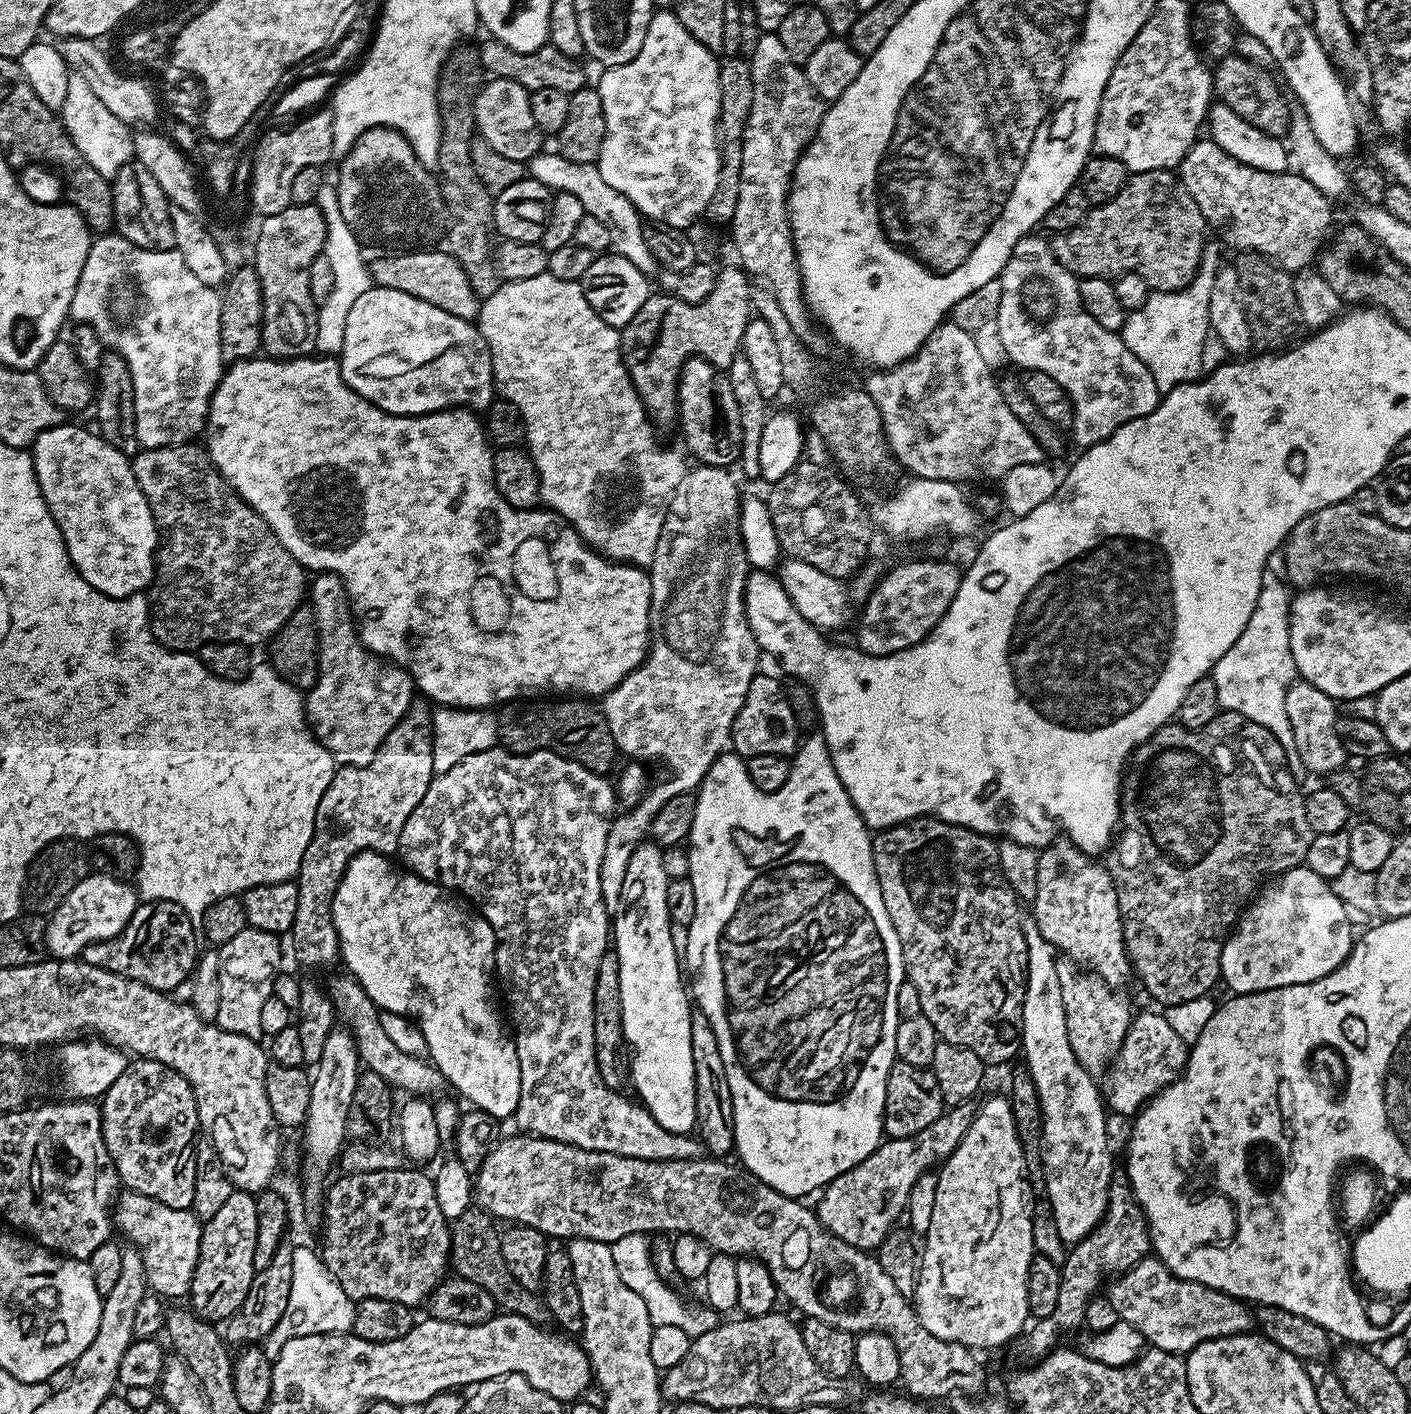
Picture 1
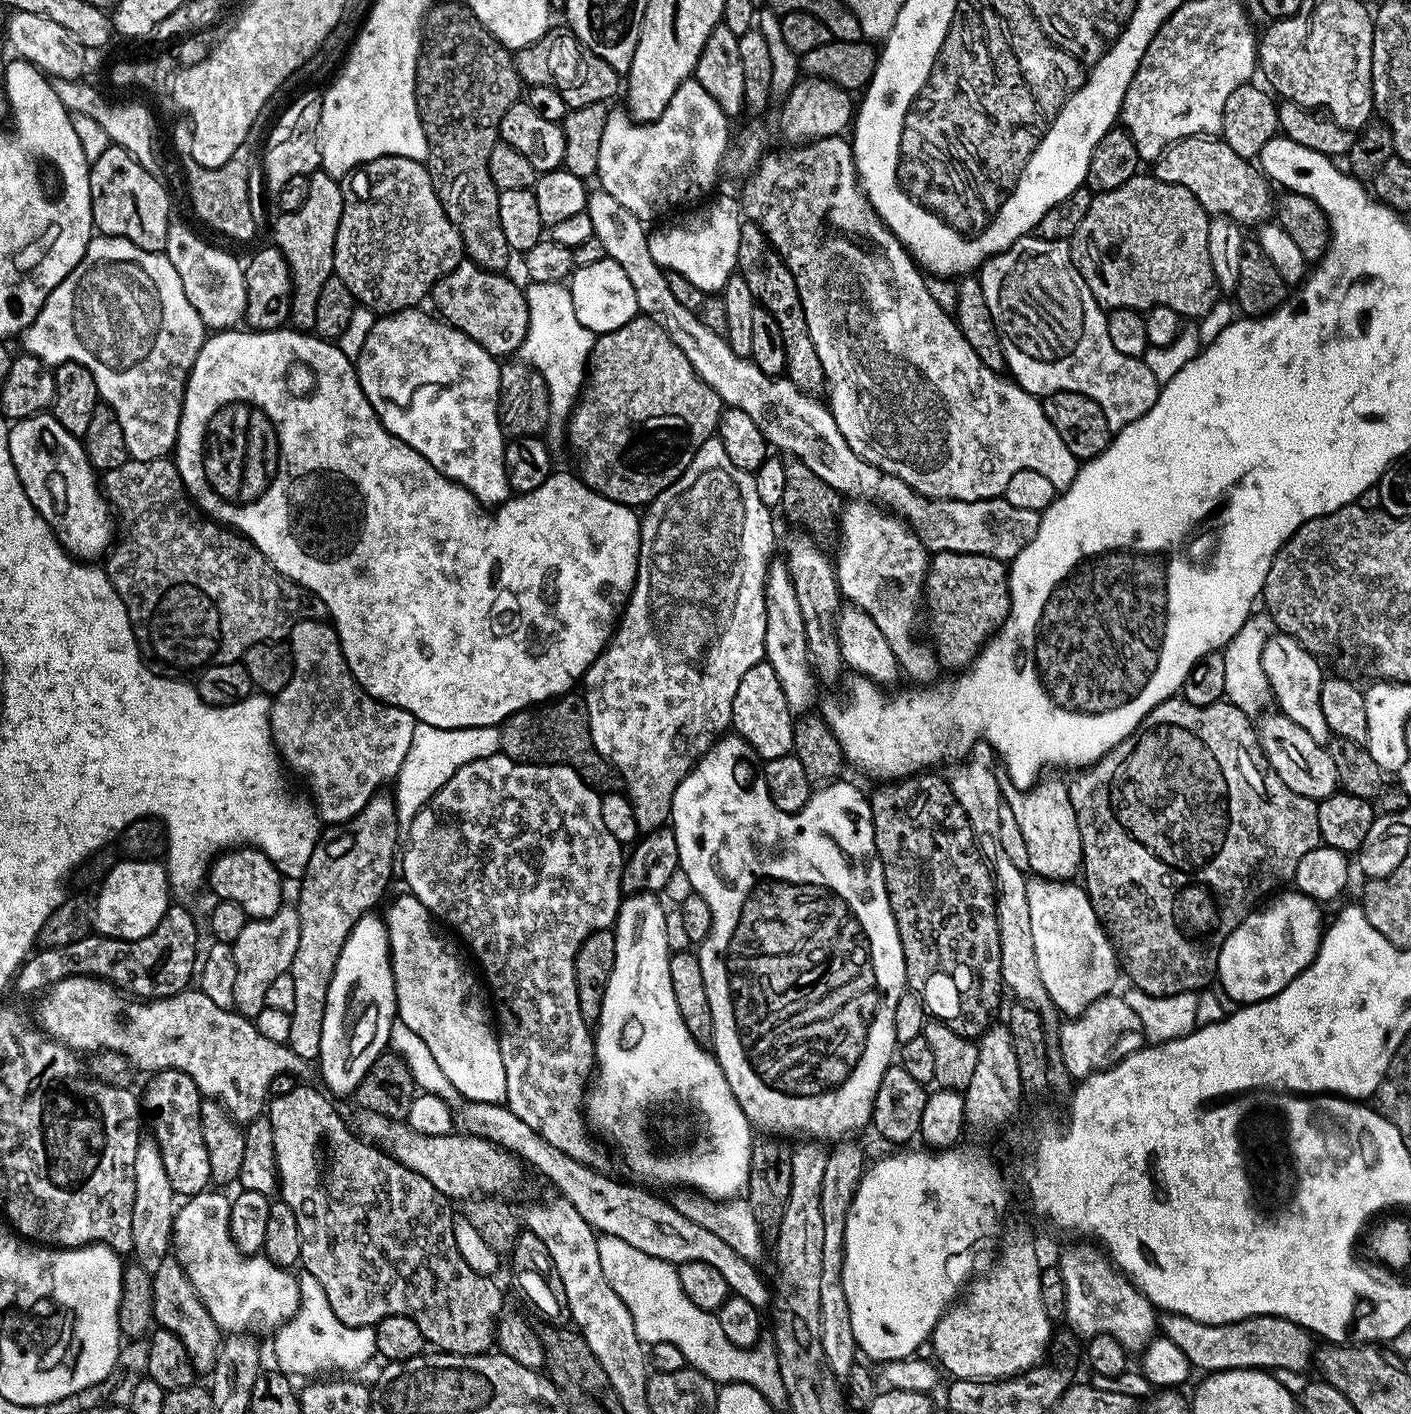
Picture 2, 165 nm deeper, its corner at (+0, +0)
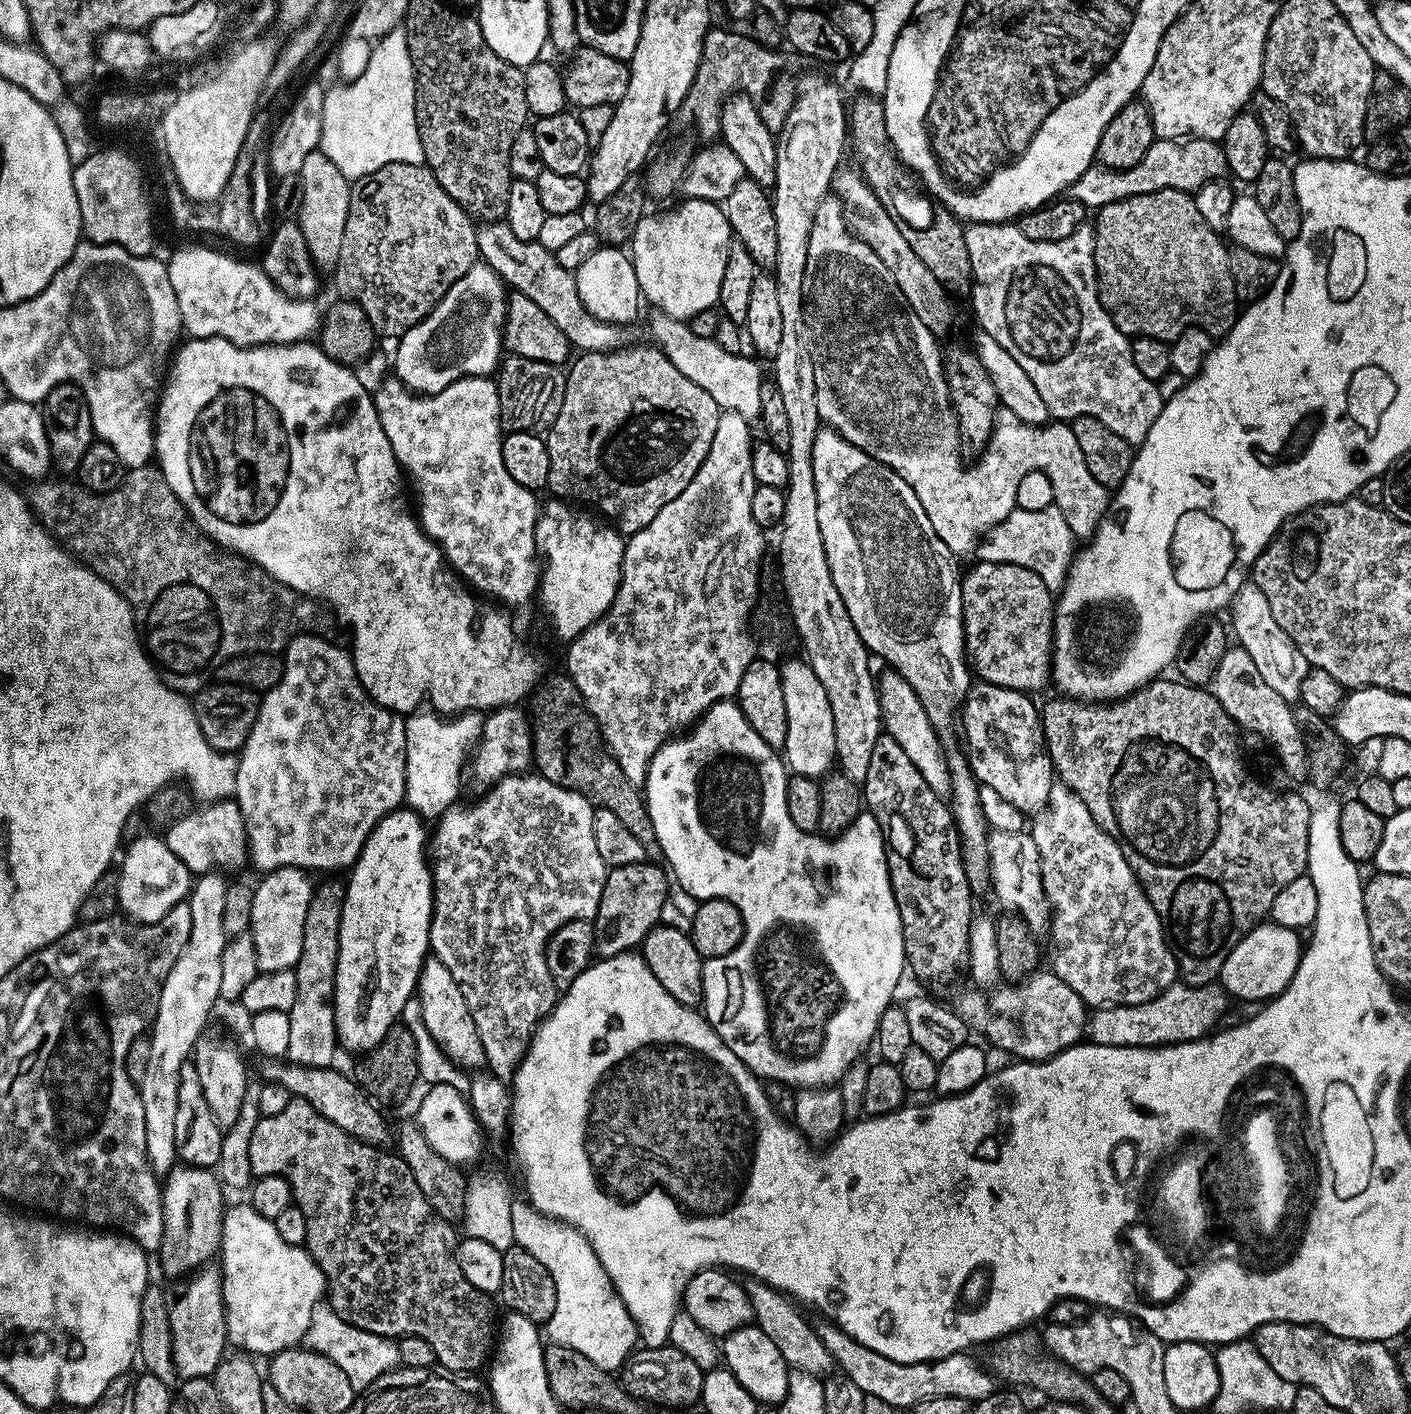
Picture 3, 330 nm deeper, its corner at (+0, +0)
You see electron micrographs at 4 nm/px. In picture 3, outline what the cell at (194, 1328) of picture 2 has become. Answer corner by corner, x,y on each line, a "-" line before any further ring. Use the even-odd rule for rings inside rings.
177,1166
162,1184
164,1198
164,1229
158,1259
160,1268
171,1278
184,1278
203,1268
220,1251
224,1229
225,1189
215,1171
207,1168

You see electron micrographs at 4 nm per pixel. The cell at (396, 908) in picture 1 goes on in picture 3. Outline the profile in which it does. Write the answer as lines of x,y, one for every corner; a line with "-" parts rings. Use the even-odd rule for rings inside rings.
429,958
424,961
420,971
418,999
427,1030
452,1063
464,1070
483,1069
484,1051
482,1042
478,1038
478,1030
474,1026
474,1018
470,1014
470,1006
466,1006
466,998
462,998
462,990
458,990
458,982
454,982
454,974
450,974
450,970
446,970
446,966
440,960

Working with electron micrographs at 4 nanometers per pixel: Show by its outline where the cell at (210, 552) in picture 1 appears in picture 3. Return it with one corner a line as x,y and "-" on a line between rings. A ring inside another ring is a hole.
145,466
142,468
131,469
125,475
124,481
112,492
92,492
89,488
80,487
79,483
55,484
52,478
44,478
31,485
32,489
27,489
26,499
32,512
35,514
40,525
55,536
81,564
88,567
91,572
98,574
107,582
112,584
123,594
124,599
132,606
132,617
136,619
136,630
144,645
145,652
148,653
151,661
156,666
156,671
166,684
171,686
176,692
185,694
195,694
205,687
207,672
215,673
220,665
235,656
241,656
247,652
271,652
273,654
283,653
288,643
295,636
311,634
323,636
325,638
335,637
336,624
338,620
335,615
319,599
311,596
303,596
300,592
295,592
292,588
287,588
282,582
278,582
265,568
258,564
253,564
251,560
236,555
231,550
225,550
207,536
197,524
192,521
188,511
182,506
182,502
170,490
166,478
161,474
159,467

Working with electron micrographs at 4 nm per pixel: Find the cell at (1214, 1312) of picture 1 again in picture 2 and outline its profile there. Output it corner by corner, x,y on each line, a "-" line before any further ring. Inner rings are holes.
1164,1314
1159,1317
1158,1324
1163,1335
1189,1359
1191,1367
1196,1370
1201,1368
1204,1374
1235,1368
1263,1368
1304,1374
1314,1360
1313,1333
1281,1316
1251,1316
1233,1324
1203,1324
1185,1316

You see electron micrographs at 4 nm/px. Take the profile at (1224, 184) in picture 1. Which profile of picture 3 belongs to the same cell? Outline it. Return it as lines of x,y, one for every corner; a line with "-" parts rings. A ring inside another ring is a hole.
1157,138
1146,150
1146,158
1138,162
1138,166
1130,166
1126,170
1114,170
1102,163
1093,163
1091,168
1086,169
1083,174
1073,182
1067,190
1066,196
1069,200
1077,200
1084,204
1085,209
1099,210
1105,208
1110,202
1130,198
1138,194
1150,194
1163,188
1173,188
1179,192
1195,193
1196,189
1202,187
1206,182
1223,177
1228,172
1228,163
1223,147
1214,140
1202,140
1199,138
1181,138
1179,140
1166,140

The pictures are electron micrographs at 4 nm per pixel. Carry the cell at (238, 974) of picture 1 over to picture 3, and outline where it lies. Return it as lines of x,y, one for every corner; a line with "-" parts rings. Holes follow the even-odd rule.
279,868
267,873
261,879
264,881
253,887
254,907
250,910
250,931
262,972
295,969
302,954
302,926
306,926
306,910
310,910
314,891
314,884
308,881
308,876
309,873
302,868

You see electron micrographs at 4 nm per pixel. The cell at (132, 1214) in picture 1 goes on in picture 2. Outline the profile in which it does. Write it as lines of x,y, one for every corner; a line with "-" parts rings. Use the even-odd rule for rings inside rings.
205,1190
196,1196
189,1196
177,1207
172,1223
172,1246
174,1258
186,1270
198,1298
210,1310
210,1318
224,1334
271,1333
293,1316
300,1305
300,1281
291,1271
278,1267
263,1254
248,1254
238,1250
230,1234
231,1199
220,1192

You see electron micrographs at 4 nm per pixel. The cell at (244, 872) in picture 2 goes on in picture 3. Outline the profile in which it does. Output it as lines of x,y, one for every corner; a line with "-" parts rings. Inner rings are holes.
232,798
208,802
197,807
169,826
162,839
193,874
213,870
229,874
228,872
236,872
243,864
249,863
246,822
242,818
242,810

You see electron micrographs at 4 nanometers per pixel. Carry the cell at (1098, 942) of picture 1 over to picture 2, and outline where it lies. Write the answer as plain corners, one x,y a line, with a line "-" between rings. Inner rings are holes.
1041,779
1030,788
1015,788
1011,780
1000,781
1000,794
1003,803
1014,810
1018,826
1022,829
1022,838
1026,841
1028,868
1041,880
1071,881
1072,876
1081,871
1084,863
1082,834
1078,830
1078,818
1070,802
1067,783
1060,780

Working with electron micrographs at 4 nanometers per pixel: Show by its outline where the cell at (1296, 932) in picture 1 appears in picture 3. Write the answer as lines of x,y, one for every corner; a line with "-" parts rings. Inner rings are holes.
1261,922
1249,930
1230,950
1218,977
1229,997
1239,1000
1256,999
1269,1002
1282,995
1294,978
1302,955
1301,933
1294,928
1273,922

